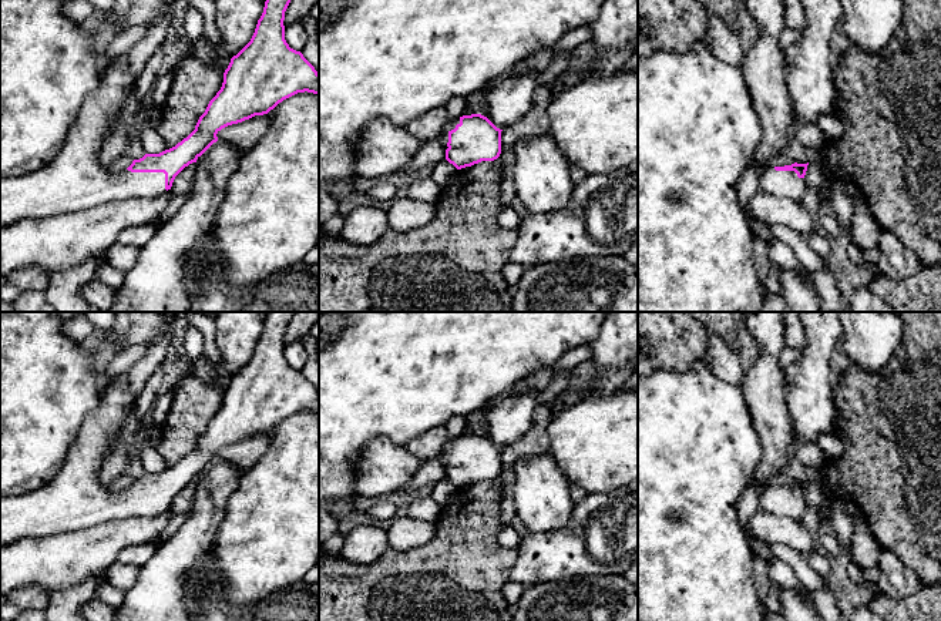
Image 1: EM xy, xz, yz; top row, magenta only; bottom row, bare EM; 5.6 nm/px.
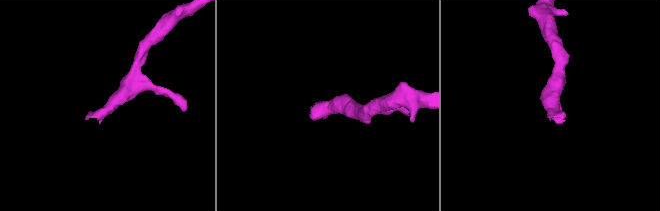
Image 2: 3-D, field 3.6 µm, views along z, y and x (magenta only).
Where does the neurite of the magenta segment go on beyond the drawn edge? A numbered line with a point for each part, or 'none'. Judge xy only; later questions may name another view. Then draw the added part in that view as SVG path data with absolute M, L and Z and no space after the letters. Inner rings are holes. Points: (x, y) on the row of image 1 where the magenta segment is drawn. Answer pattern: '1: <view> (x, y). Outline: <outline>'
1: xy (74, 180). Outline: M167 0L167 3L165 14L151 21L147 34L124 54L114 58L101 74L98 87L84 100L56 158L34 172L0 178L0 228L24 218L40 219L77 212L114 199L154 198L167 191L164 172L131 172L128 169L110 172L100 164L98 158L104 141L118 124L117 114L124 107L125 98L135 90L137 80L149 57L165 41L174 16L174 0Z

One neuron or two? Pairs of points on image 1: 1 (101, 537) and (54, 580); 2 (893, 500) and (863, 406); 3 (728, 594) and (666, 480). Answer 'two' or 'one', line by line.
1: one
2: one
3: one

